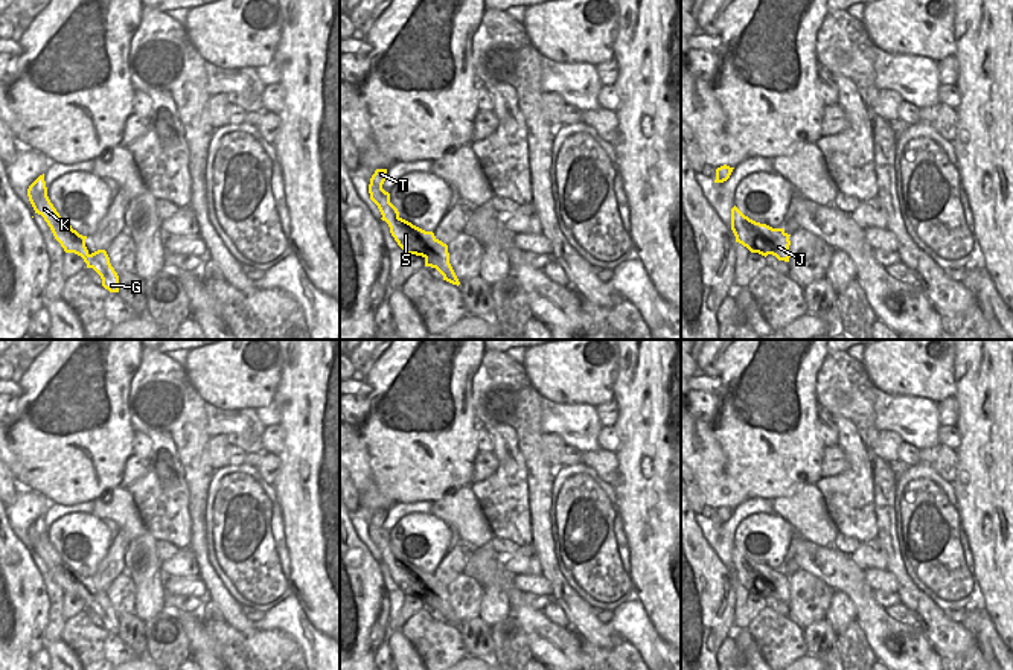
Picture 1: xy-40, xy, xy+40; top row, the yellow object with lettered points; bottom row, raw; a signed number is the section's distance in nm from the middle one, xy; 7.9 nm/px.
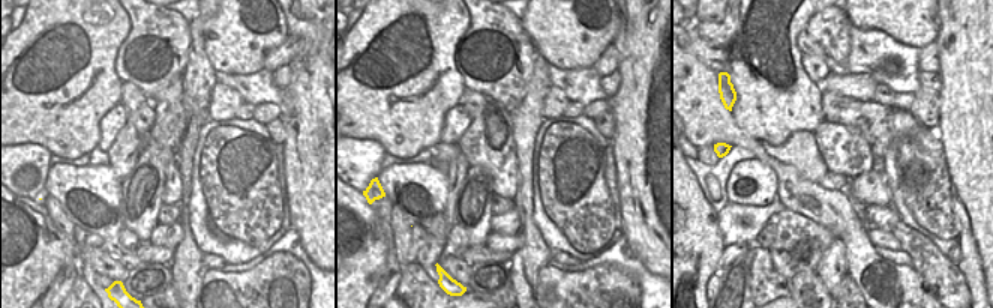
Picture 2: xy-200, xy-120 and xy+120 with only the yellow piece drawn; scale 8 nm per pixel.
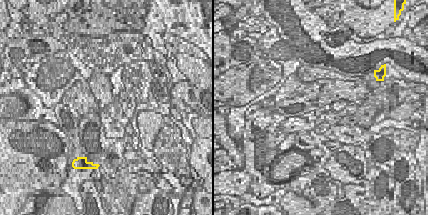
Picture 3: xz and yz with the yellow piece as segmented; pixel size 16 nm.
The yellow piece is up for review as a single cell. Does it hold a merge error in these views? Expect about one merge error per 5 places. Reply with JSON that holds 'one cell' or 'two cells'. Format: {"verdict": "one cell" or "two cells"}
{"verdict": "one cell"}

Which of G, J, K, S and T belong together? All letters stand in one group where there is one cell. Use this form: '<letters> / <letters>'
G J K S T

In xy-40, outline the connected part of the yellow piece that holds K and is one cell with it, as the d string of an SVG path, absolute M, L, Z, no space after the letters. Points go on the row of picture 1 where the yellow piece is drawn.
M44 174L40 175L27 189L29 201L35 213L41 215L50 227L55 239L61 244L66 253L75 253L84 259L87 268L93 268L102 279L102 286L110 292L119 292L119 276L110 263L105 250L88 253L85 247L87 236L79 234L67 224L47 196Z

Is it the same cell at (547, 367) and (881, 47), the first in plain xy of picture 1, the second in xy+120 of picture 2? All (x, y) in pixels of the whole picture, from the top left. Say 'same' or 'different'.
different

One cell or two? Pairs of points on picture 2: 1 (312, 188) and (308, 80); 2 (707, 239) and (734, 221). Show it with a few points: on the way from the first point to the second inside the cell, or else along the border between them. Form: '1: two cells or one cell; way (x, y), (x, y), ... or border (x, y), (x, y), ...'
1: one cell; way (312, 161), (312, 107)
2: two cells; border (717, 212), (717, 227), (725, 245)

